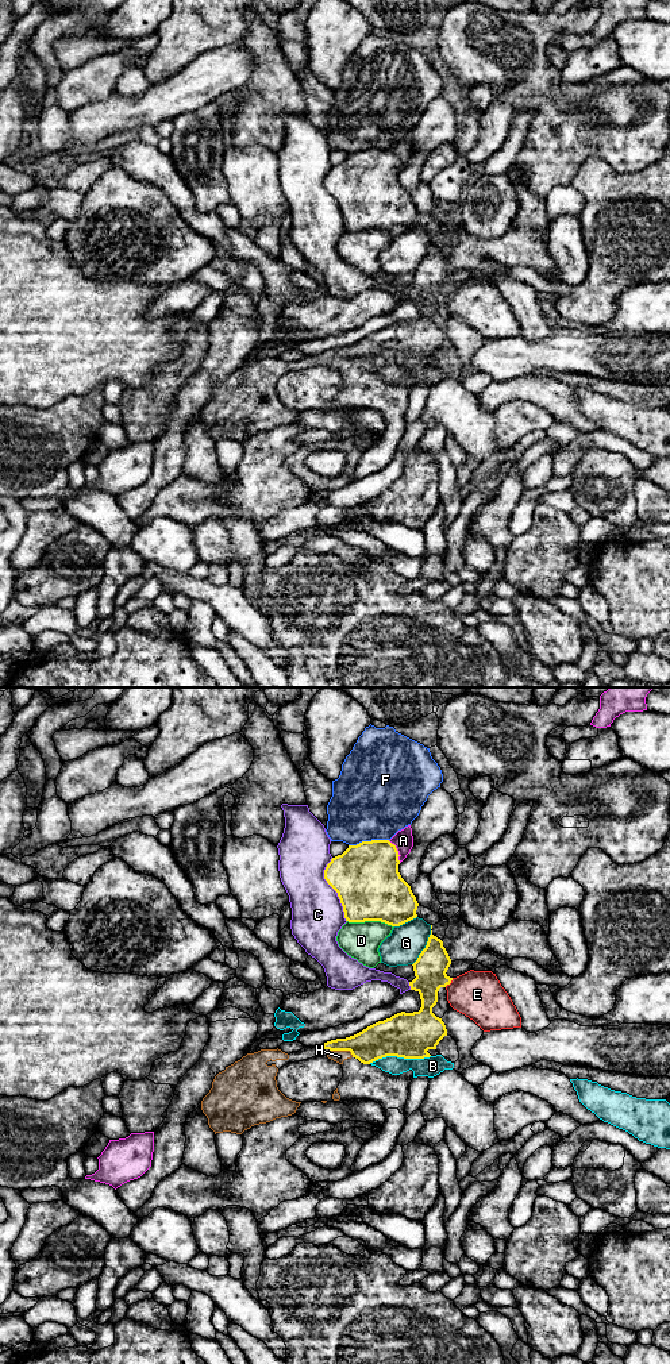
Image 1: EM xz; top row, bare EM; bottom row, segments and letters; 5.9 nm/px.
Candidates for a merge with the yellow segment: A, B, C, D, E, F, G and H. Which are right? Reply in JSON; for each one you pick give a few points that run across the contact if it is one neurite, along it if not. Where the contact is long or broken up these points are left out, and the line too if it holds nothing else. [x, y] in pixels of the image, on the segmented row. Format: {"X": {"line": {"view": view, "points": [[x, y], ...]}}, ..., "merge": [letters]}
{"H": {"line": {"view": "xz", "points": [[382, 1039], [369, 1045], [343, 1050], [339, 1056]]}}, "merge": ["H"]}

